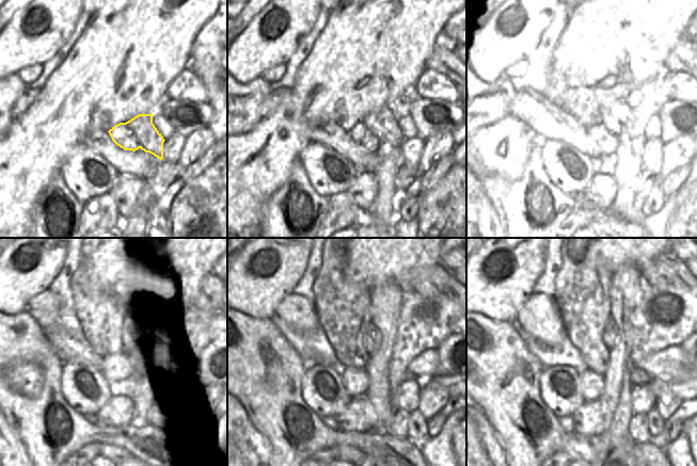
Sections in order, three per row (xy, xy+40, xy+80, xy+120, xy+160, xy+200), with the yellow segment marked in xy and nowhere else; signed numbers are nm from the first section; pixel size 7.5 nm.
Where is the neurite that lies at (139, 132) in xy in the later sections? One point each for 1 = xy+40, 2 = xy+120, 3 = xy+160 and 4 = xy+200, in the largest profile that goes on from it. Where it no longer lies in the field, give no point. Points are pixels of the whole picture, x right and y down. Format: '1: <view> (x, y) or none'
1: xy+40 (380, 126)
2: xy+120 (119, 369)
3: xy+160 (355, 381)
4: xy+200 (592, 384)

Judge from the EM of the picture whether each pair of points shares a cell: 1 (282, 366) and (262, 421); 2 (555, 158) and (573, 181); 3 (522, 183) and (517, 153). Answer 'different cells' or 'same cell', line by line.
1: same cell
2: same cell
3: different cells

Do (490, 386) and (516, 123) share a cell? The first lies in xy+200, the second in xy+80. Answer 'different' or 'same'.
different

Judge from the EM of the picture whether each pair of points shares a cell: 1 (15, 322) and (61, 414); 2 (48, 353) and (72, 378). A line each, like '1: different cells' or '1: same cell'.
1: same cell
2: different cells

